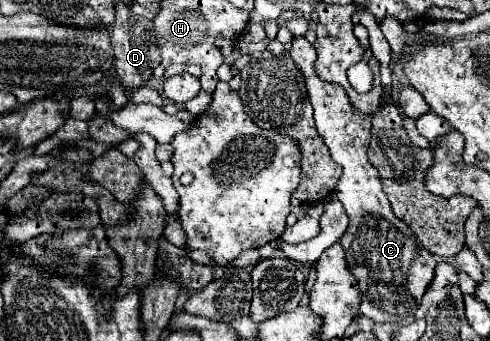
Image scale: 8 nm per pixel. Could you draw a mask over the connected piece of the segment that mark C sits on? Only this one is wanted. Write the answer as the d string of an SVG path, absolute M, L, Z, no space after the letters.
M303 36L293 38L289 56L305 78L317 132L331 150L333 160L343 166L343 176L339 178L335 192L349 216L349 228L343 234L341 244L345 248L349 268L359 280L359 290L363 292L361 314L371 318L373 322L403 322L405 318L413 316L413 306L419 304L429 284L433 282L437 260L427 248L419 244L411 228L395 218L389 200L381 190L379 174L367 160L367 144L371 140L371 116L351 106L343 86L325 82L317 76L313 66L317 52L313 44L309 44Z

